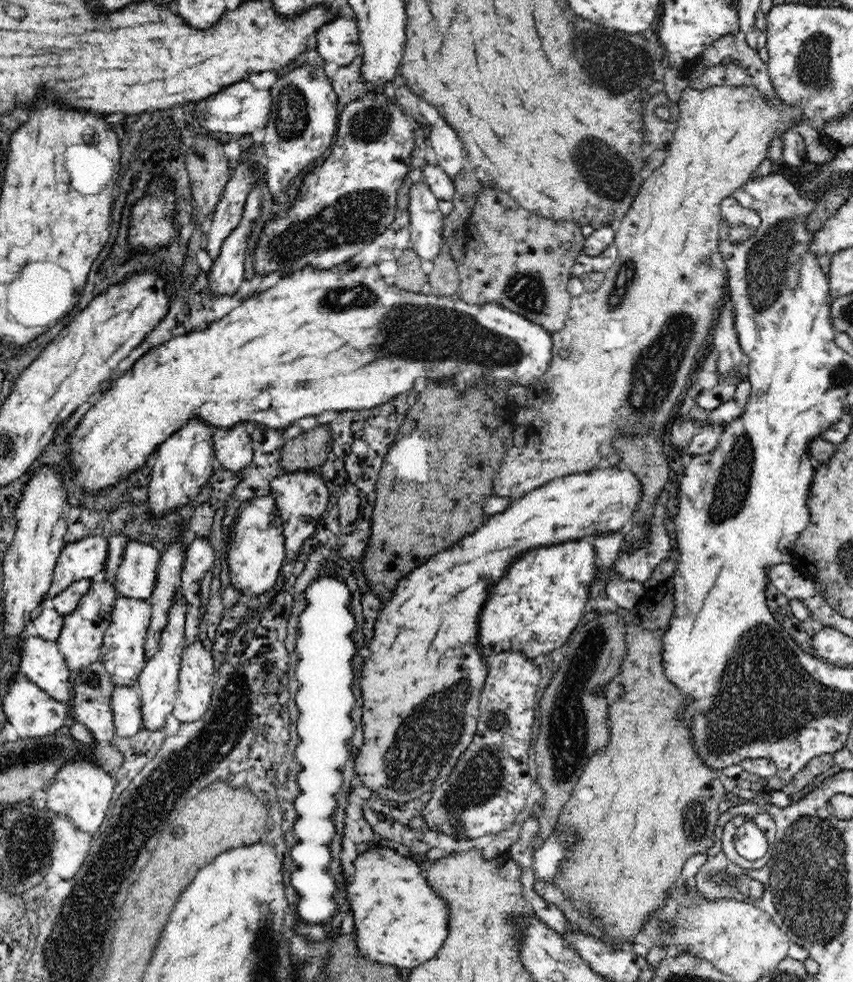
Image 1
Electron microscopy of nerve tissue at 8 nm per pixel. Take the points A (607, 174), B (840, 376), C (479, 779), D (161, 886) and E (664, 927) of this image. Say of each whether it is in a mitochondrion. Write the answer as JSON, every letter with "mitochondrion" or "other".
{"A":"mitochondrion","B":"mitochondrion","C":"mitochondrion","D":"other","E":"mitochondrion"}

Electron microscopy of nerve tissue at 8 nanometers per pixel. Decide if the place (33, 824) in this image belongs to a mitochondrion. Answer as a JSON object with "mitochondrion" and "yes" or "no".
{"mitochondrion":"no"}

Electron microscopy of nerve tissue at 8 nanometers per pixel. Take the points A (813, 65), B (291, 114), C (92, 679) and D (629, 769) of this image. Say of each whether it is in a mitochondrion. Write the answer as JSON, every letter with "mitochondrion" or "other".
{"A":"mitochondrion","B":"mitochondrion","C":"mitochondrion","D":"other"}

